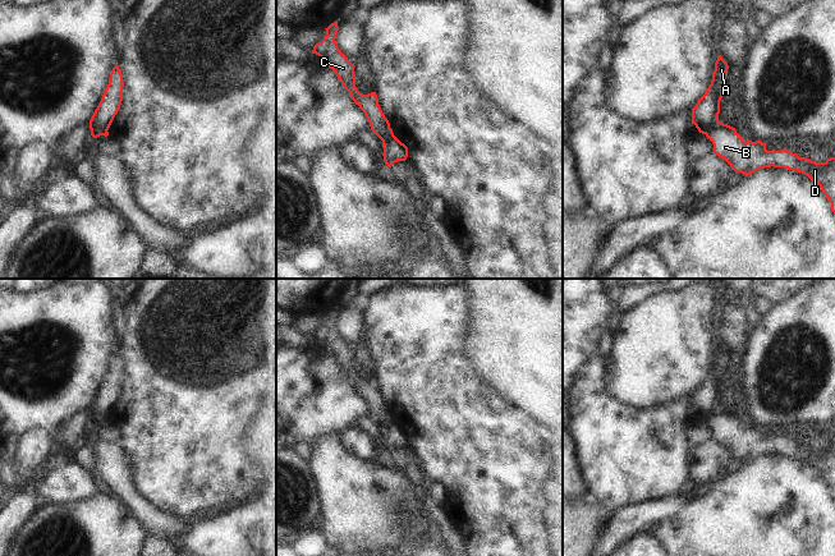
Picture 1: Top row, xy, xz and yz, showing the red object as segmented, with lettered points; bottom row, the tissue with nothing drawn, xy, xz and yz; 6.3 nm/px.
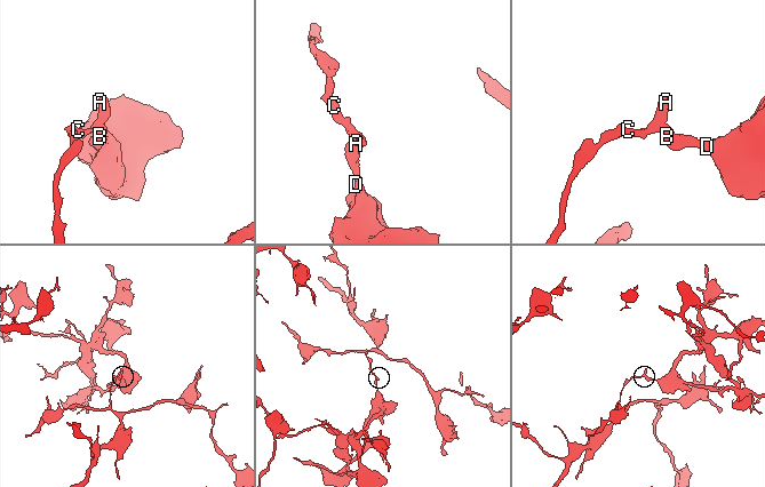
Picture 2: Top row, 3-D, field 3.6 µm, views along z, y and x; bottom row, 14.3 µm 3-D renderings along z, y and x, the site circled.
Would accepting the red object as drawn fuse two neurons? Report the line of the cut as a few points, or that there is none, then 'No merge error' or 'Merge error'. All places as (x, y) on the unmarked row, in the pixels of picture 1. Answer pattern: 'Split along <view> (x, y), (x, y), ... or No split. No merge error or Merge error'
Split along yz (717, 407), (705, 419). Merge error.

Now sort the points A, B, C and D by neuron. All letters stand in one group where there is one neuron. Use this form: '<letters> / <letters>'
A C / B D

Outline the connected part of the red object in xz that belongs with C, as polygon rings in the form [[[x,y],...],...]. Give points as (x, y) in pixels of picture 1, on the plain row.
[[[340,304],[331,309],[326,316],[325,325],[316,330],[312,340],[318,341],[324,350],[329,351],[343,373],[350,380],[352,386],[359,395],[364,399],[371,417],[382,427],[386,428],[391,422],[394,422],[390,414],[389,406],[385,404],[380,391],[376,378],[368,381],[361,380],[355,373],[355,360],[354,351],[348,346],[348,344],[339,336],[336,331],[336,320],[339,317],[338,308]]]

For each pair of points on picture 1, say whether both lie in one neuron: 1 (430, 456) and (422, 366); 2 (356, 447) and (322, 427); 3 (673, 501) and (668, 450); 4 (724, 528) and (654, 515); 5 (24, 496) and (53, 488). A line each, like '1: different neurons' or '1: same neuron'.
1: same neuron
2: different neurons
3: different neurons
4: different neurons
5: different neurons

